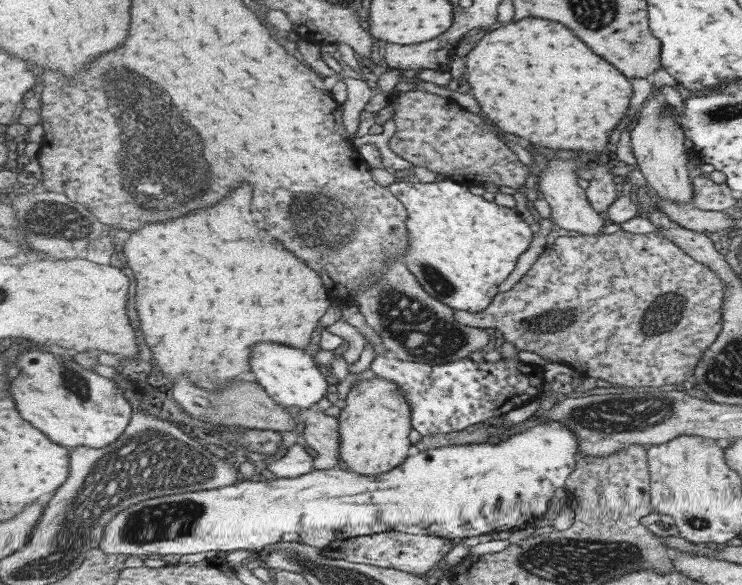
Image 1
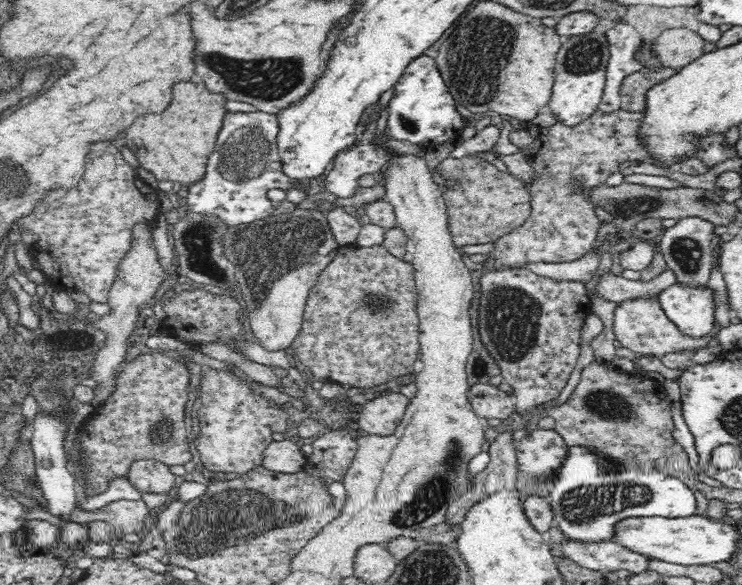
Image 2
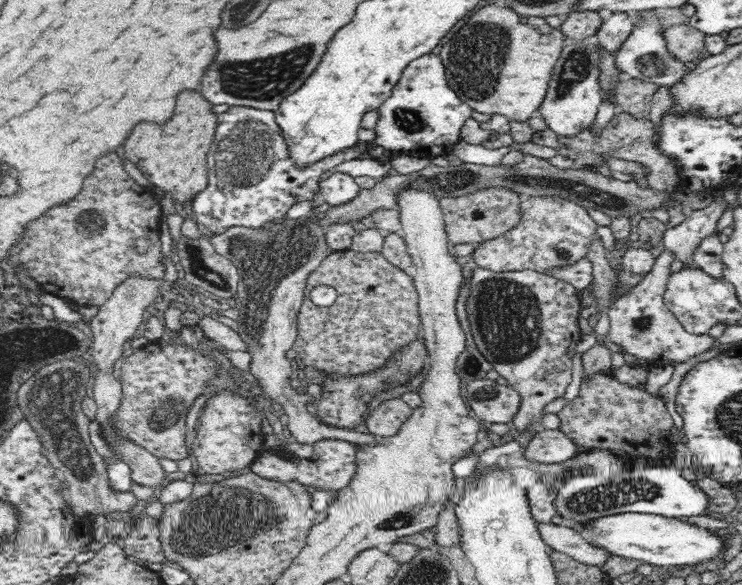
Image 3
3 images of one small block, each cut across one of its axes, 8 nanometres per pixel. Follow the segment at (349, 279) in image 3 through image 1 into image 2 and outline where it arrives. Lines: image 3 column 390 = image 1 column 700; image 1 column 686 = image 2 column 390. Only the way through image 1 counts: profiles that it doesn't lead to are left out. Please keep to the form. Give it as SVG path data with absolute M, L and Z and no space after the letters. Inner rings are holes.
M350 243L338 248L334 260L330 262L328 268L318 276L316 284L309 290L309 296L306 302L305 310L303 313L303 324L301 330L292 342L292 350L294 357L299 359L306 368L310 377L318 380L330 380L330 382L337 382L338 385L344 386L349 391L355 391L357 388L370 388L377 385L384 385L394 378L400 376L408 376L414 374L414 364L418 362L418 334L419 334L419 315L418 315L418 299L417 288L415 285L414 265L406 260L405 257L397 257L392 255L386 245L377 244L374 246L360 246L358 243Z

